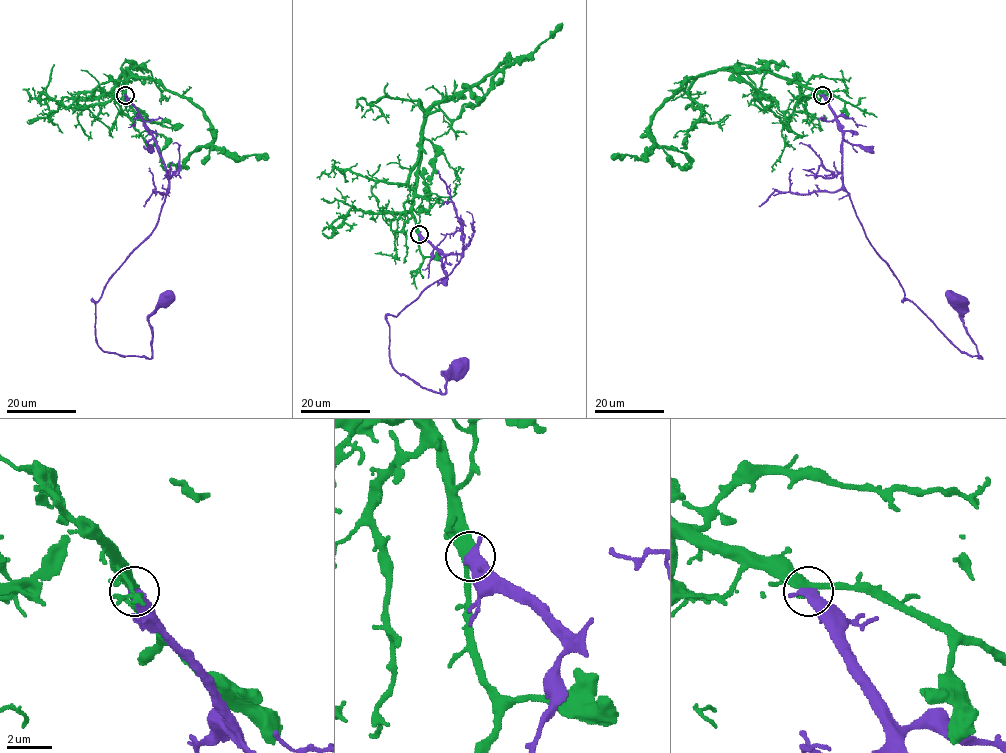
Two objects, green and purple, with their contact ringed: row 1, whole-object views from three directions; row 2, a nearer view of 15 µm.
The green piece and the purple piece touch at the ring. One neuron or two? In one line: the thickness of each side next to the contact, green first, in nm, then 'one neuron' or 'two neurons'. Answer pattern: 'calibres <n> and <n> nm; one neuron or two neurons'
calibres 360 and 550 nm; one neuron

